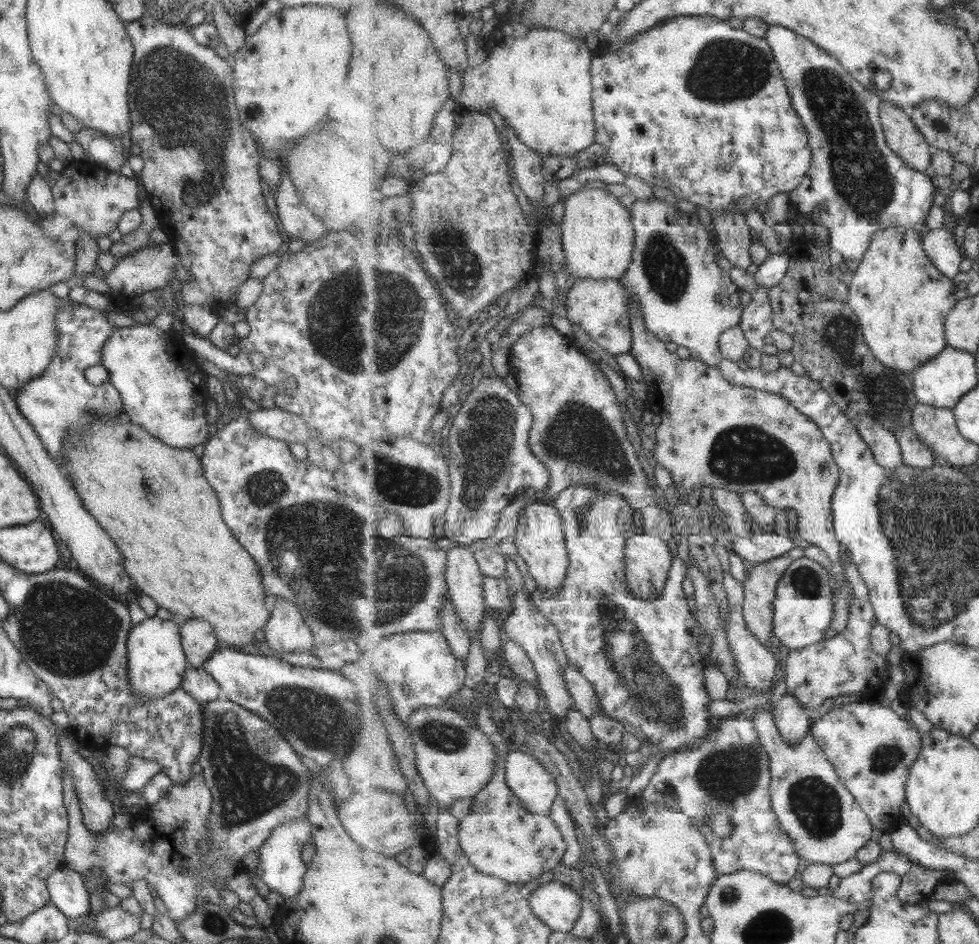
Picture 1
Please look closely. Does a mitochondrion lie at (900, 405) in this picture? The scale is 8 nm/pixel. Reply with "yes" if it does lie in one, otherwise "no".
yes

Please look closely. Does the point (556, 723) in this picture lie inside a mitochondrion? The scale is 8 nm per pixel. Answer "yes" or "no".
no

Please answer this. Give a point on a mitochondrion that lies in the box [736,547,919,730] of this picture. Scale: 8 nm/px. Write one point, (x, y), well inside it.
(805, 580)

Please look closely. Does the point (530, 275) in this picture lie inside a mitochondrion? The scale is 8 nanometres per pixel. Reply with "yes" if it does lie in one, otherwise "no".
no

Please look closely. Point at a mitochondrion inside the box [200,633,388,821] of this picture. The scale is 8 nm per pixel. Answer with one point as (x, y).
(308, 717)

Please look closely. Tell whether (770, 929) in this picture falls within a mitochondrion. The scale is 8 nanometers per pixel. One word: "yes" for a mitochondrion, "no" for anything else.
yes

